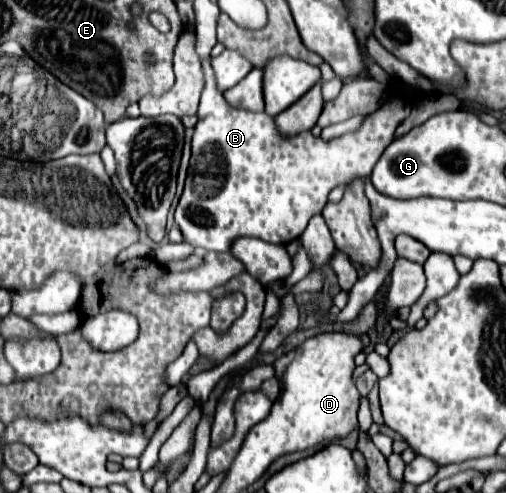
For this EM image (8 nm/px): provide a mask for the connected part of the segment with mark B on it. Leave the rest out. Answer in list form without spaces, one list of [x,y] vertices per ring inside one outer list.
[[[200,57],[200,61],[204,73],[204,89],[200,97],[198,123],[192,137],[188,185],[184,185],[184,193],[176,207],[176,225],[180,227],[186,243],[160,245],[152,257],[160,263],[164,257],[184,259],[194,251],[194,247],[204,247],[210,253],[204,255],[202,263],[196,269],[180,273],[166,271],[162,277],[156,277],[150,287],[158,295],[174,295],[180,291],[198,293],[210,291],[214,287],[210,291],[212,299],[222,299],[228,293],[242,291],[246,297],[246,311],[224,333],[218,333],[212,327],[198,329],[192,335],[192,341],[186,345],[184,353],[166,369],[166,381],[170,387],[178,385],[190,373],[198,361],[198,351],[204,359],[218,365],[242,349],[246,343],[250,343],[260,329],[266,291],[260,281],[244,271],[244,265],[234,255],[228,255],[232,243],[238,237],[258,237],[262,241],[282,245],[298,239],[304,233],[310,217],[324,209],[328,193],[336,185],[372,173],[382,151],[392,143],[396,127],[412,111],[406,99],[392,95],[378,111],[364,117],[360,129],[344,133],[336,139],[322,141],[310,131],[302,131],[298,135],[282,135],[274,123],[274,117],[268,113],[250,113],[248,109],[228,105],[224,93],[214,81],[214,69],[210,65],[212,59]]]

